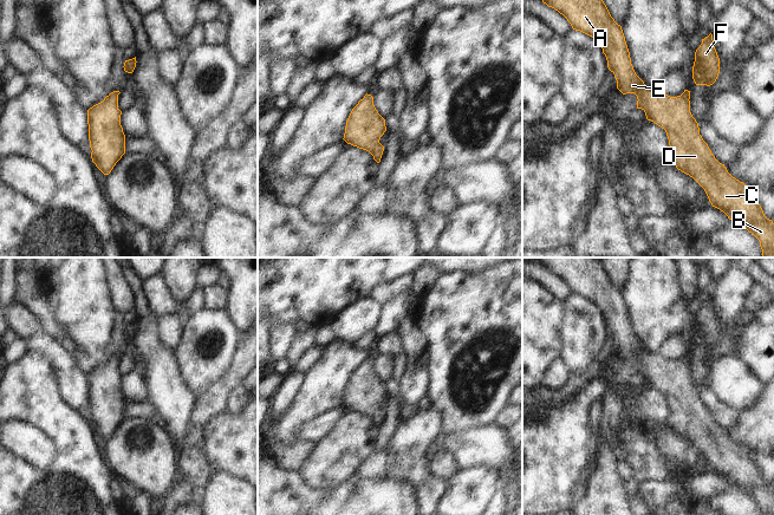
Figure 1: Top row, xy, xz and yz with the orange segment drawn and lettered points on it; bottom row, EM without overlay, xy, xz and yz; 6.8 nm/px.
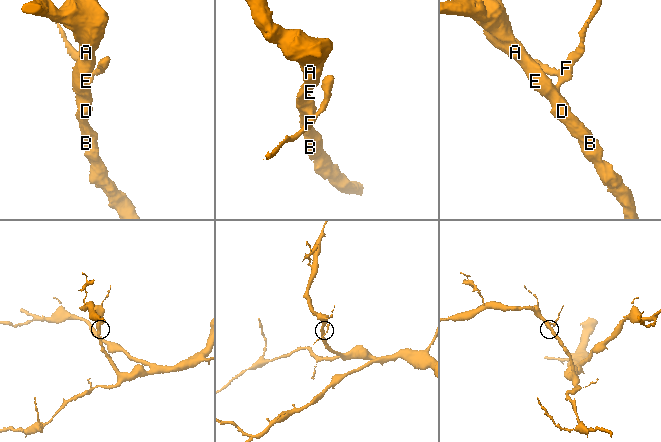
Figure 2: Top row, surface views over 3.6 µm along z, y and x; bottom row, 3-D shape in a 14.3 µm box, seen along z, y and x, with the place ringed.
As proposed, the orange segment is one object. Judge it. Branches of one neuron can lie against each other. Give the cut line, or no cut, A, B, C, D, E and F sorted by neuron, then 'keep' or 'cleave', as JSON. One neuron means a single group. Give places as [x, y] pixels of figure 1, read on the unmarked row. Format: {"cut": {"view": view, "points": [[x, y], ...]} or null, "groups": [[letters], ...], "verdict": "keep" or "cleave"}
{"cut": null, "groups": [["A", "B", "C", "D", "E", "F"]], "verdict": "keep"}

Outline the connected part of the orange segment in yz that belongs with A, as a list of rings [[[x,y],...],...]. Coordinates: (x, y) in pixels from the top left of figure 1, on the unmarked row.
[[[536,258],[542,267],[548,272],[554,273],[560,279],[562,279],[567,286],[571,288],[572,293],[580,295],[592,302],[594,302],[607,325],[609,334],[614,339],[617,345],[617,353],[623,358],[635,358],[637,360],[637,373],[642,373],[645,377],[646,384],[653,386],[658,391],[665,395],[669,410],[671,412],[666,424],[675,429],[678,435],[692,442],[705,456],[709,467],[713,471],[723,476],[729,484],[736,487],[742,493],[752,497],[759,506],[762,515],[774,515],[774,488],[772,484],[767,483],[763,478],[761,470],[757,468],[754,461],[748,456],[747,450],[733,442],[724,429],[720,428],[715,421],[711,418],[708,409],[703,405],[700,399],[700,392],[696,384],[690,377],[690,356],[684,354],[681,360],[670,361],[662,357],[658,352],[649,352],[644,346],[636,339],[633,331],[631,328],[630,317],[625,306],[625,301],[622,291],[618,289],[611,281],[606,269],[603,263],[594,258]]]

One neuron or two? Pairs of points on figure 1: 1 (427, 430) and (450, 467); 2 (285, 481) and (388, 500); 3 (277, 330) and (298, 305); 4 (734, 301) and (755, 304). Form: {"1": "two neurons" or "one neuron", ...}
{"1": "two neurons", "2": "one neuron", "3": "two neurons", "4": "two neurons"}

